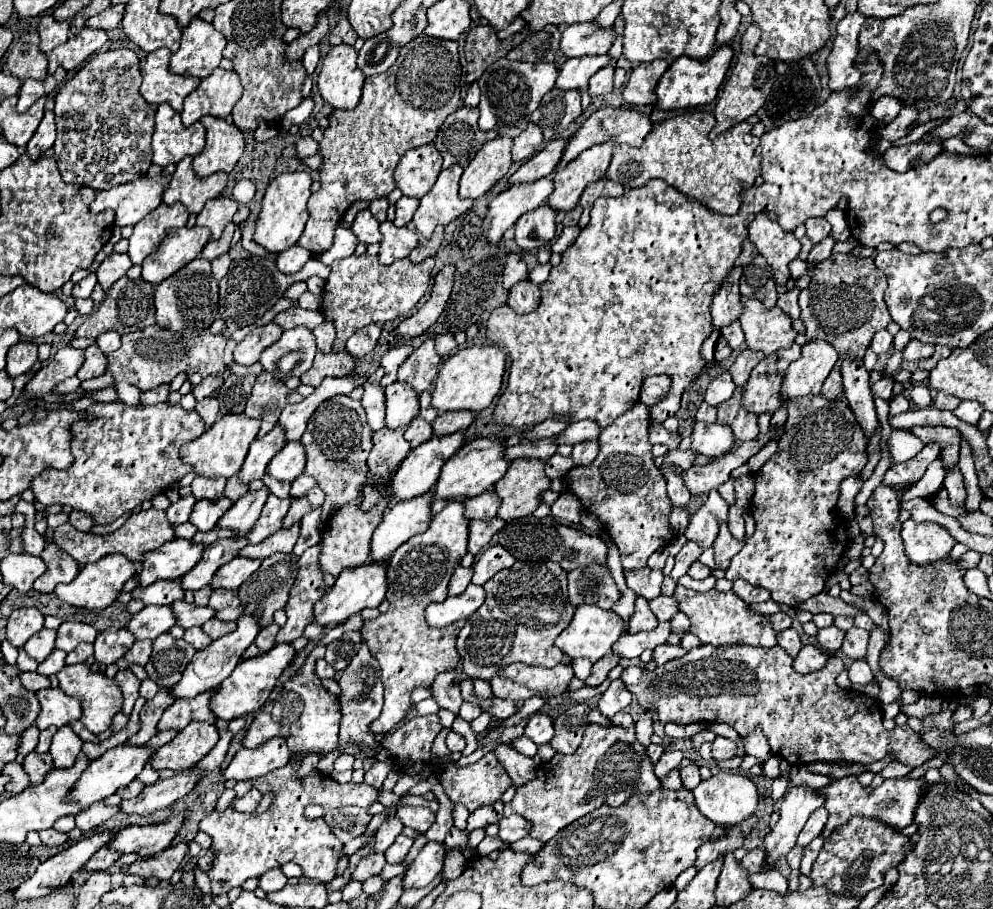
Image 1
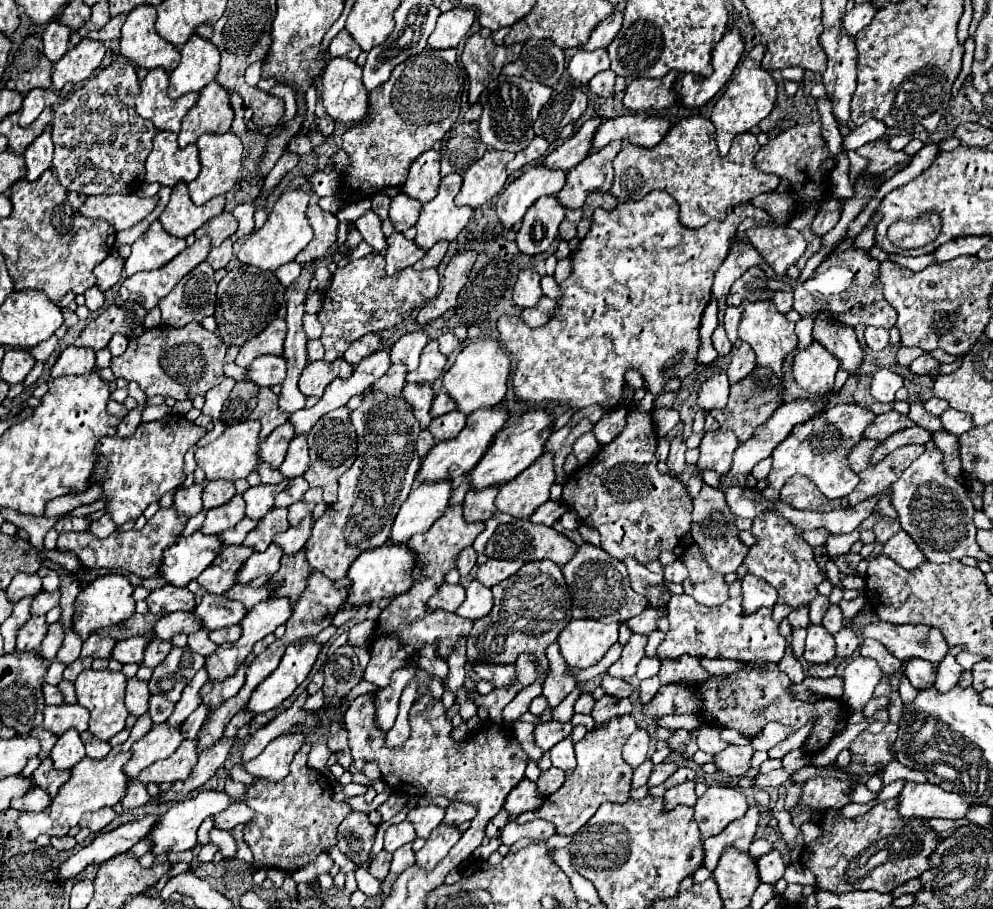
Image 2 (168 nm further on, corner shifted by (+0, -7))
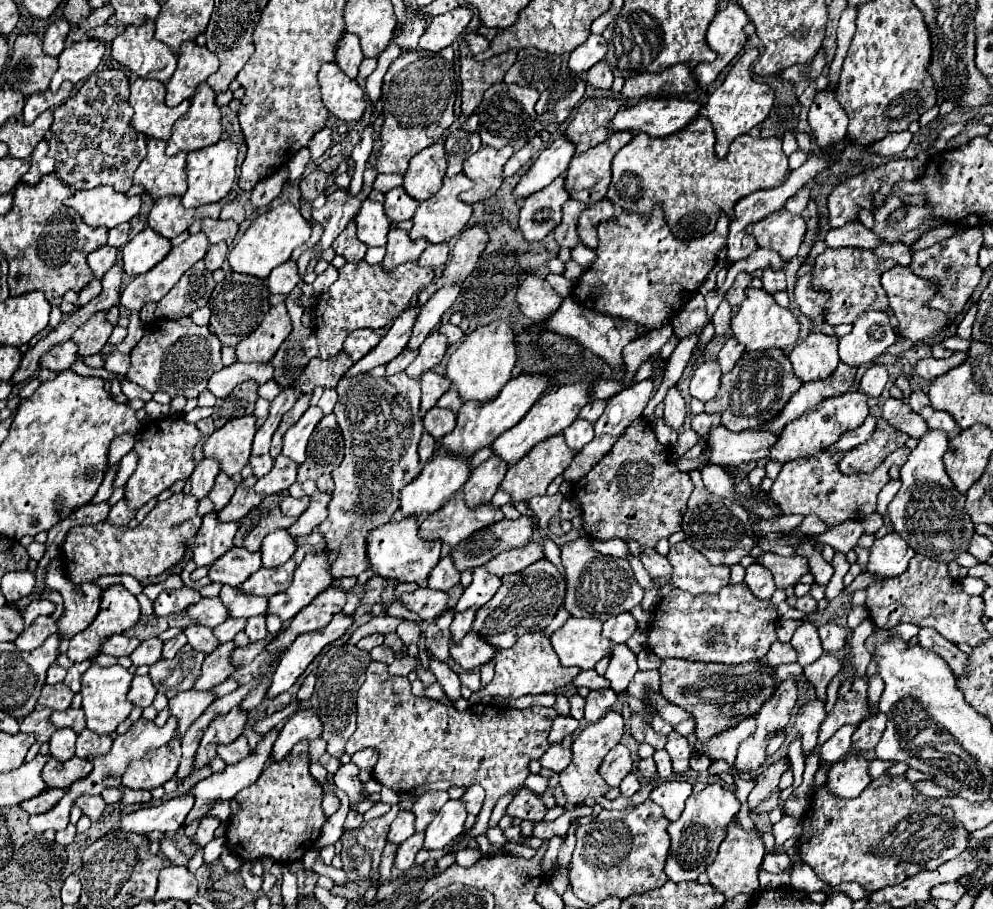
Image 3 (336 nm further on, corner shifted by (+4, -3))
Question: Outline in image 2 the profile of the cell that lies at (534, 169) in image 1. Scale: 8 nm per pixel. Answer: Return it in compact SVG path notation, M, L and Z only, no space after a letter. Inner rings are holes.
M595 117L595 119L589 119L581 125L581 129L569 137L563 145L559 145L553 153L549 153L545 157L545 165L555 169L573 169L577 163L581 163L589 153L591 153L591 143L593 143L593 135L597 131L597 127L601 125L601 117Z

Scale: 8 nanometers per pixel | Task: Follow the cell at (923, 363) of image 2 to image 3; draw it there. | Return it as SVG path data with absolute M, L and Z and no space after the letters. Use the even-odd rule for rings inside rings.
M953 353L949 359L935 359L935 357L927 357L927 359L919 359L915 365L915 371L919 377L933 381L935 377L947 373L949 369L961 365L961 361L965 359L965 353Z

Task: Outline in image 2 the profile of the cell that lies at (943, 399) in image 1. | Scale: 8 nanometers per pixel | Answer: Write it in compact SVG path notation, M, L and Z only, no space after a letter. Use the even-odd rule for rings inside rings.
M931 397L931 399L927 399L925 403L923 403L923 407L925 407L925 411L927 413L931 413L931 415L939 415L939 413L943 413L947 407L949 407L949 403L947 401L943 401L943 399L937 399L937 397Z

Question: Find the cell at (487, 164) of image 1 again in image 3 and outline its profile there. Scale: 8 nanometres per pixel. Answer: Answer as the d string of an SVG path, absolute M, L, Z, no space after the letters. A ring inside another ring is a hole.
M481 147L477 153L473 153L463 163L463 173L475 183L473 189L461 193L461 201L473 205L477 201L489 199L495 195L495 191L503 183L503 165L513 155L511 147L493 149L493 147Z

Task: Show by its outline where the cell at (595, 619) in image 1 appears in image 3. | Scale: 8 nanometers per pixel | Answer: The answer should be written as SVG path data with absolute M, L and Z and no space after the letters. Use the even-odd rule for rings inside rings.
M569 617L567 623L565 623L559 631L555 631L555 633L551 635L551 643L553 643L555 653L559 655L561 665L563 665L563 667L575 665L575 667L579 667L579 669L593 669L595 663L597 663L601 657L609 655L613 643L601 635L601 627L603 627L601 621L581 621L581 619Z

